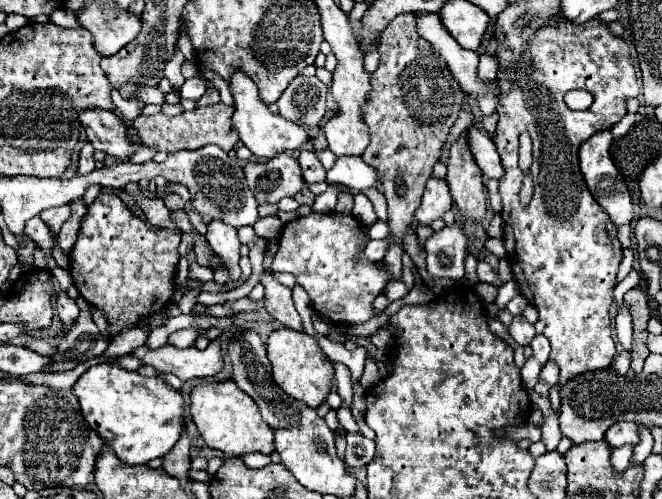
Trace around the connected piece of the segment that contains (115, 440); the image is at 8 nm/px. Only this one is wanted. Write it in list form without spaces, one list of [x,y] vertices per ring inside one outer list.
[[[116,364],[90,366],[72,386],[88,426],[128,464],[146,464],[172,450],[184,428],[184,400],[178,390]]]

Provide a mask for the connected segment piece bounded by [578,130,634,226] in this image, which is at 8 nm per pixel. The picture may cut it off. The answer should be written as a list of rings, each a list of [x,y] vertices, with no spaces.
[[[606,130],[606,132],[598,132],[594,134],[590,140],[582,142],[580,146],[580,172],[582,176],[588,176],[584,178],[590,194],[594,196],[594,200],[608,212],[610,220],[614,226],[622,226],[622,224],[628,224],[632,218],[634,218],[634,204],[632,204],[632,198],[630,198],[630,192],[626,188],[626,182],[622,178],[622,174],[616,170],[612,158],[610,158],[610,144],[612,144],[612,134]]]

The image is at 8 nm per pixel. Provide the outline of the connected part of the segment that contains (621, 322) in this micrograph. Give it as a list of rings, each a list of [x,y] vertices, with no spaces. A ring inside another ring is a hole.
[[[622,302],[622,306],[618,308],[618,314],[614,318],[614,328],[616,328],[616,336],[618,336],[622,350],[630,350],[630,346],[632,346],[632,316],[630,316],[626,302]]]

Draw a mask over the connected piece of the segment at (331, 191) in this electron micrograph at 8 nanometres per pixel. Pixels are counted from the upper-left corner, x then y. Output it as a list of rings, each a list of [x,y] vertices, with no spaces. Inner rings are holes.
[[[334,184],[334,186],[330,186],[324,194],[316,196],[316,202],[314,202],[312,210],[314,210],[314,212],[332,212],[334,206],[336,206],[336,198],[338,198],[338,194],[342,192],[342,188],[344,188],[342,184]]]

